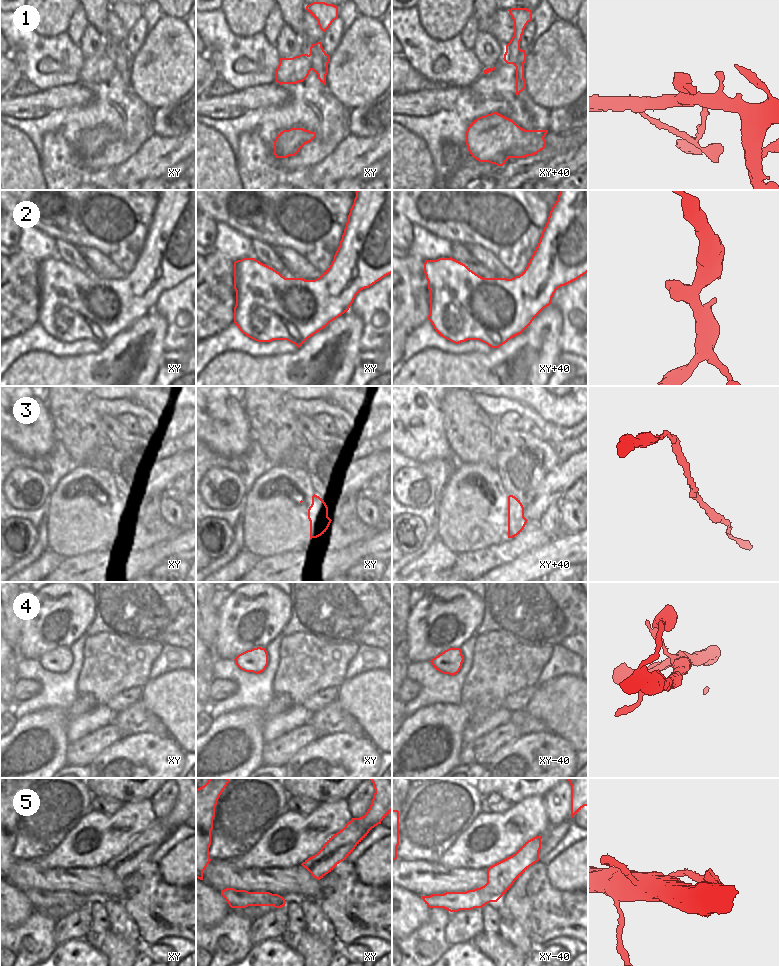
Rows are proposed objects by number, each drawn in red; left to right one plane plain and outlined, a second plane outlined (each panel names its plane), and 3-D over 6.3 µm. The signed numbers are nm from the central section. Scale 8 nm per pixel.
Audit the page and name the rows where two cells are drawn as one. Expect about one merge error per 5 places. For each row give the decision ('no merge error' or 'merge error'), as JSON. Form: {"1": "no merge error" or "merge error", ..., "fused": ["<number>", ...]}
{"1": "no merge error", "2": "no merge error", "3": "no merge error", "4": "no merge error", "5": "no merge error", "fused": []}

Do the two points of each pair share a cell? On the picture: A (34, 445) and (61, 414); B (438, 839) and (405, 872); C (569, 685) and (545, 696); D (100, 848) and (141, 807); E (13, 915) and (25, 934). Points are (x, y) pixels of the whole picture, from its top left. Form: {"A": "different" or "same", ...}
{"A": "different", "B": "different", "C": "same", "D": "same", "E": "different"}

